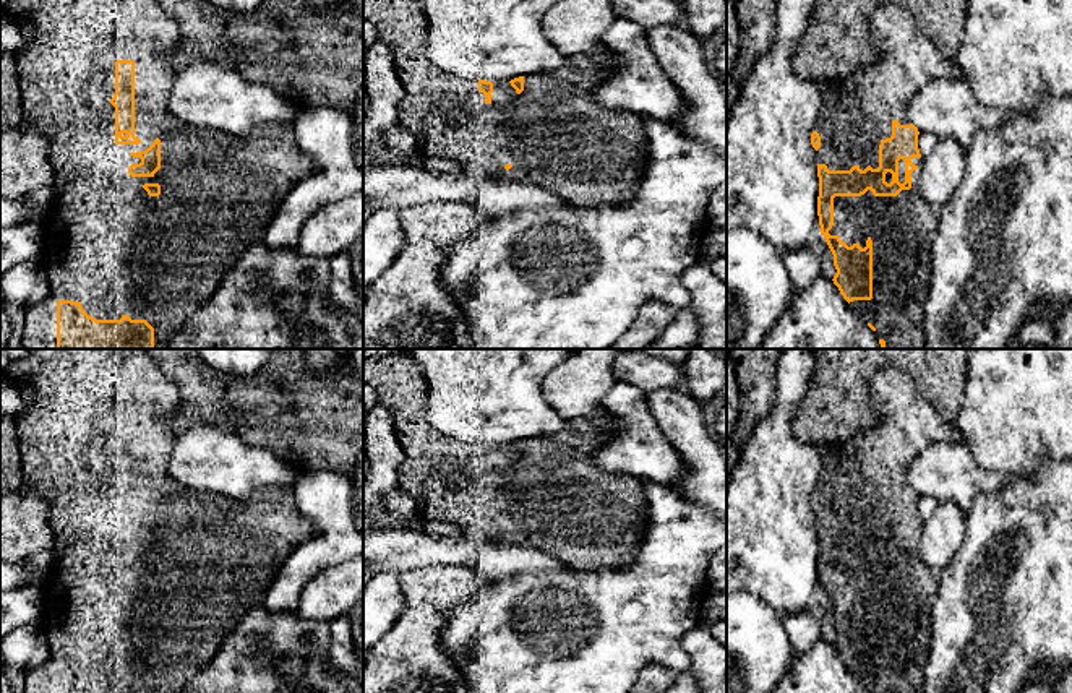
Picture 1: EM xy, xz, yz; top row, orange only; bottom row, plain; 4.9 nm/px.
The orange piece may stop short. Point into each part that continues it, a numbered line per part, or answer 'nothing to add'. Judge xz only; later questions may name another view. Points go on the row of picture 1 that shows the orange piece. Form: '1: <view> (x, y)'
1: xz (553, 133)

